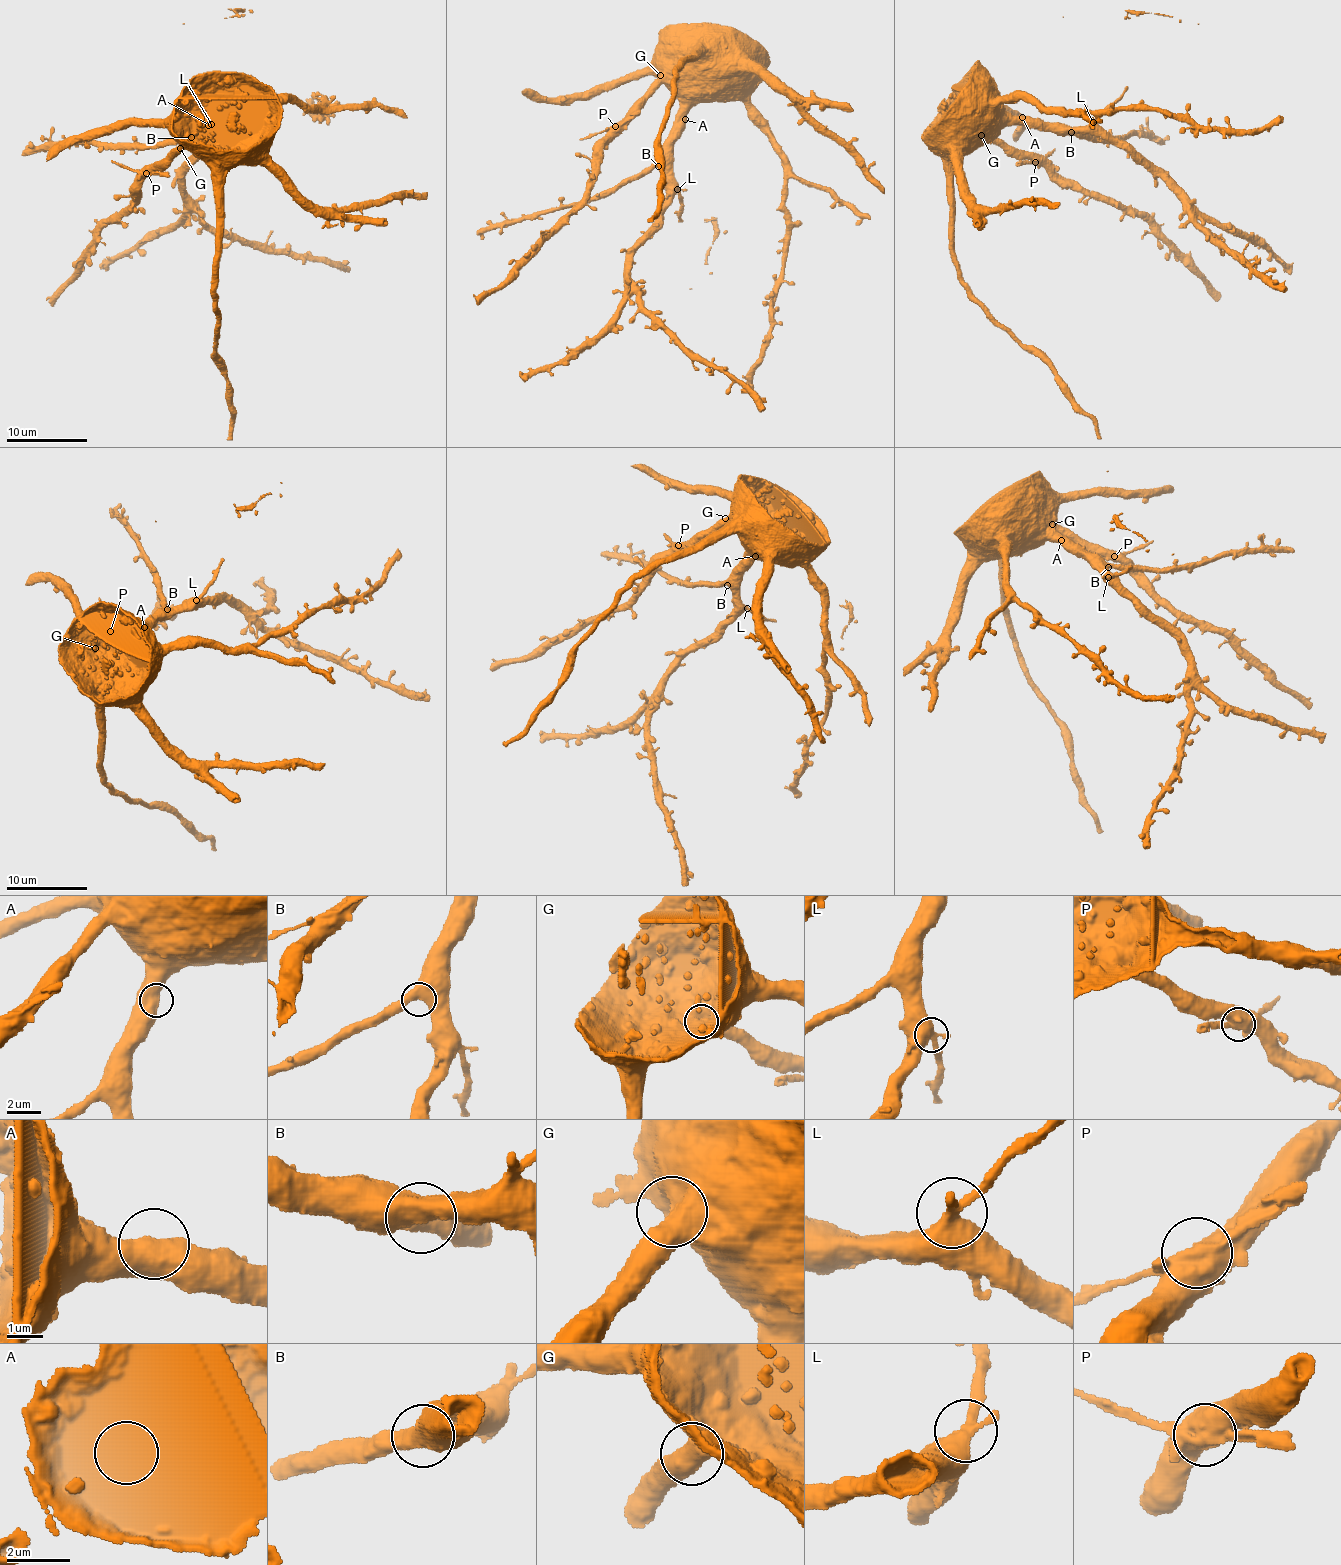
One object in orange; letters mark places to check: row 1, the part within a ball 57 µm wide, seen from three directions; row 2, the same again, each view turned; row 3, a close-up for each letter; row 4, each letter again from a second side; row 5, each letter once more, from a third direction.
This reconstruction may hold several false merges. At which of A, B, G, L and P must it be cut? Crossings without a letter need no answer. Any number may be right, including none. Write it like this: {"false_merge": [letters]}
{"false_merge": ["L", "P"]}

